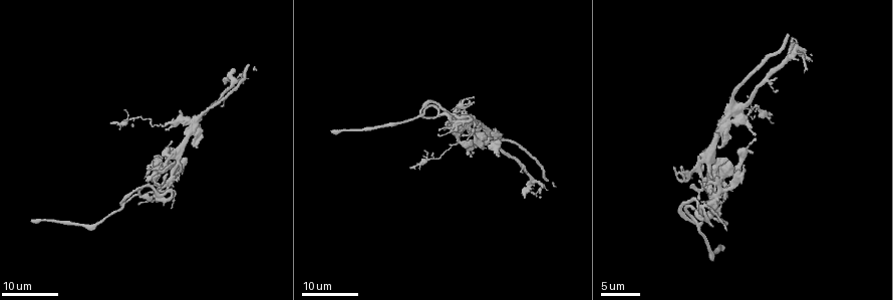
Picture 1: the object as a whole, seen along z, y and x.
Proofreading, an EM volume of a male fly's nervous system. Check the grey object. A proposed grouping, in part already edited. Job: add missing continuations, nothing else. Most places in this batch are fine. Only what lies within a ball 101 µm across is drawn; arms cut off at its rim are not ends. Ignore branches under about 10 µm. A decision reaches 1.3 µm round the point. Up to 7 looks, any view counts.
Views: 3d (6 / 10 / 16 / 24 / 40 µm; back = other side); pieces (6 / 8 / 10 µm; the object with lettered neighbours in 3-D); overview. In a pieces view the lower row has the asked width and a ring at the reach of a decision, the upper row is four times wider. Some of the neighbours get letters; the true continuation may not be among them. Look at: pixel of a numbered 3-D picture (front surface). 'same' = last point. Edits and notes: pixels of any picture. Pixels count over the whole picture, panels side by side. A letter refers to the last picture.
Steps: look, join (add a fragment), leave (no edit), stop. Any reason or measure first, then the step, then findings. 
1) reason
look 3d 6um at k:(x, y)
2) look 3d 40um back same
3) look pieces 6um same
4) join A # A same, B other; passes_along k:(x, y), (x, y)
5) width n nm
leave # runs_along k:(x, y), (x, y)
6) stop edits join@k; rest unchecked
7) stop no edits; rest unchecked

free end
look 3d 24um at 1:(776, 91)

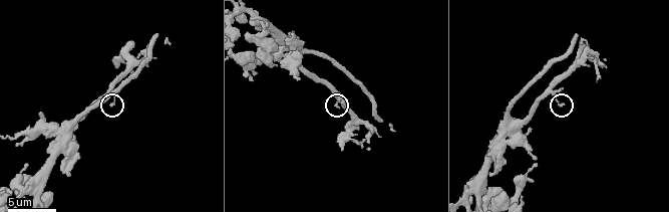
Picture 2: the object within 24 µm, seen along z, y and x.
look pieces 8um at 2:(336, 104)

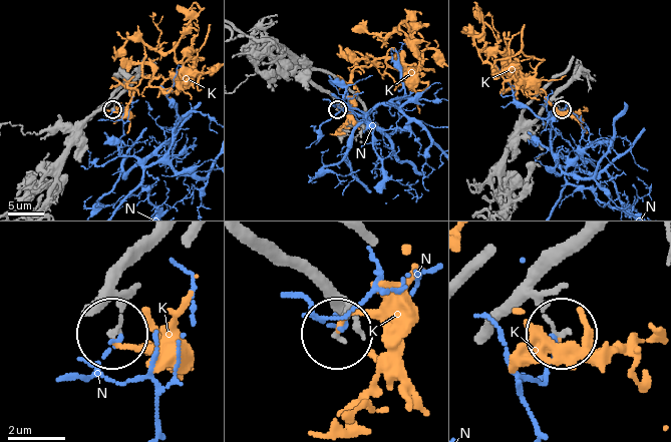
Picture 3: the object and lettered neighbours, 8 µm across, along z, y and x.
width 160 nm
leave # K other, N other; no lettered fragment goes on from it

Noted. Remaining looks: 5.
an open end
look pieces 6um at 2:(535, 159)

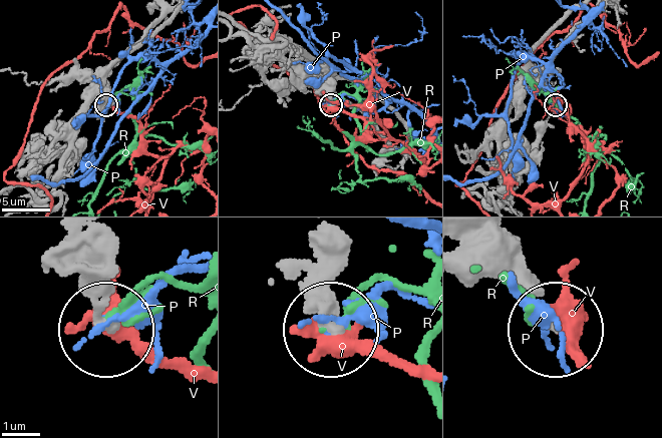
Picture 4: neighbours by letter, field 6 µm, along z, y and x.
leave # P other, R other, V other; runs_along 4:(459, 269), (498, 272), (552, 323); none of them fits

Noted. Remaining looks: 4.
branch stops here
look 3d 16um at 1:(439, 130)

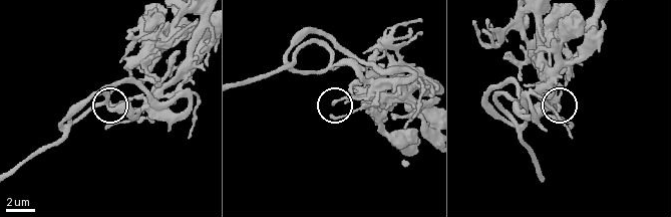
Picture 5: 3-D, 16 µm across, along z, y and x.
look pieces 6um at 5:(556, 107)

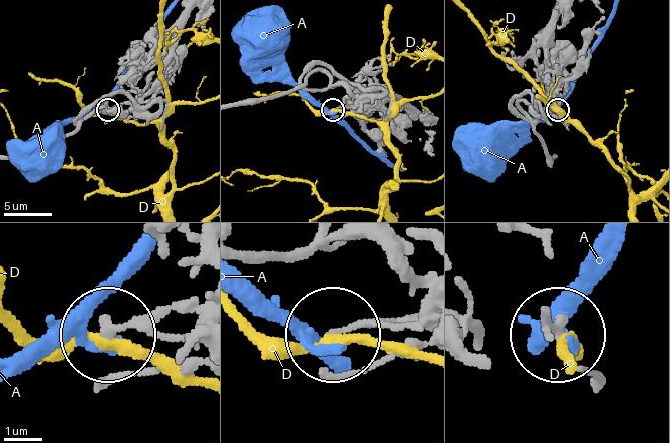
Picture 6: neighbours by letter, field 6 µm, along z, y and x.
leave # A other, D other; runs_along 6:(199, 301), (106, 329); none of them fits

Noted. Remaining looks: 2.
branch stops here
look 3d 24um at 1:(167, 176)

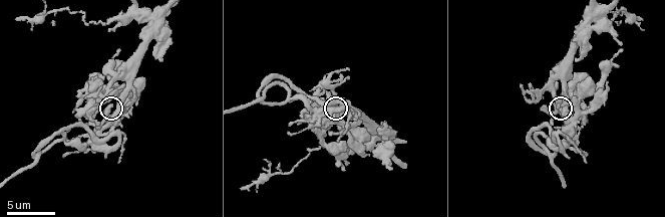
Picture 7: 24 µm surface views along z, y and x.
look pieces 10um at 7:(112, 106)

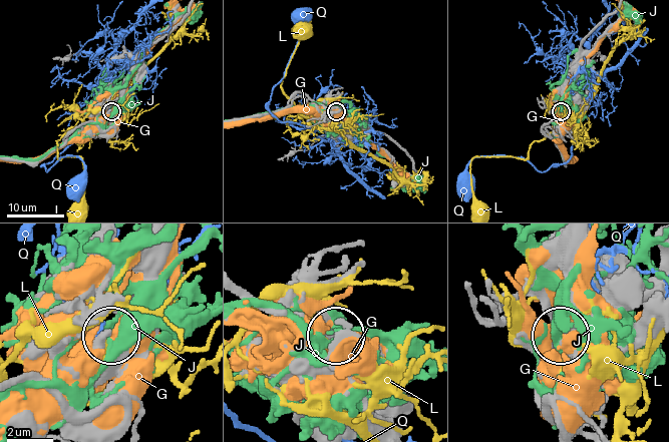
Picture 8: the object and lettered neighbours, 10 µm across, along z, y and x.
leave # G other, J other, L other, Q other; no lettered fragment goes on from it

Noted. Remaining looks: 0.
stop no edits; rest unchecked

